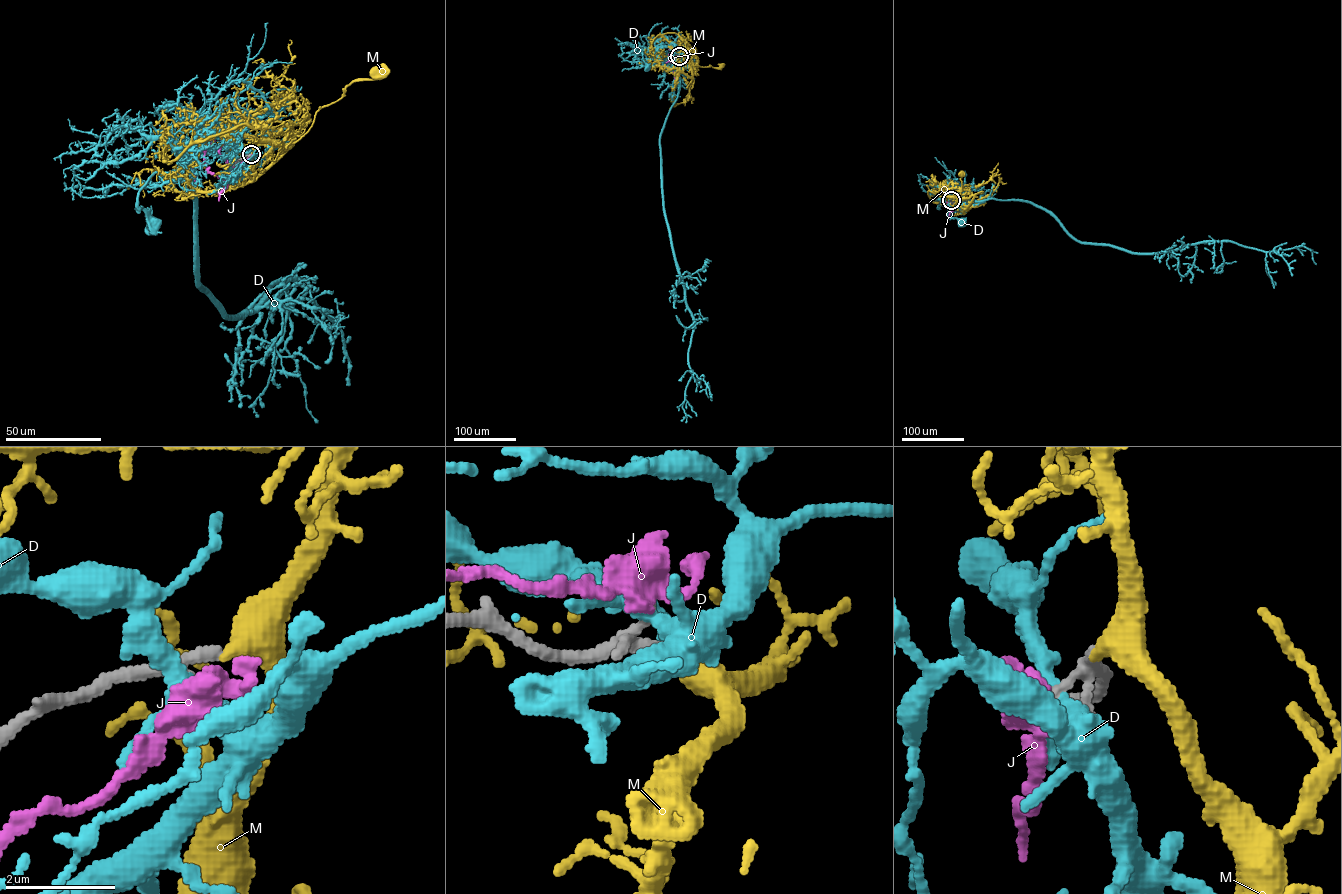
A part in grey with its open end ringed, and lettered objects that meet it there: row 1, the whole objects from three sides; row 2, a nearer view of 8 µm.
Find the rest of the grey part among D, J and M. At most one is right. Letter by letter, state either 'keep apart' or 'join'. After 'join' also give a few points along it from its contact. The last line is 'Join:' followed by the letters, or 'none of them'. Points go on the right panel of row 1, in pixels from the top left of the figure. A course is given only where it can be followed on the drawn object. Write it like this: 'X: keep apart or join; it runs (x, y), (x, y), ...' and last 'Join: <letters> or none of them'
D: keep apart
J: keep apart
M: join; it runs (951, 200), (952, 197), (960, 197), (961, 174)
Join: M

